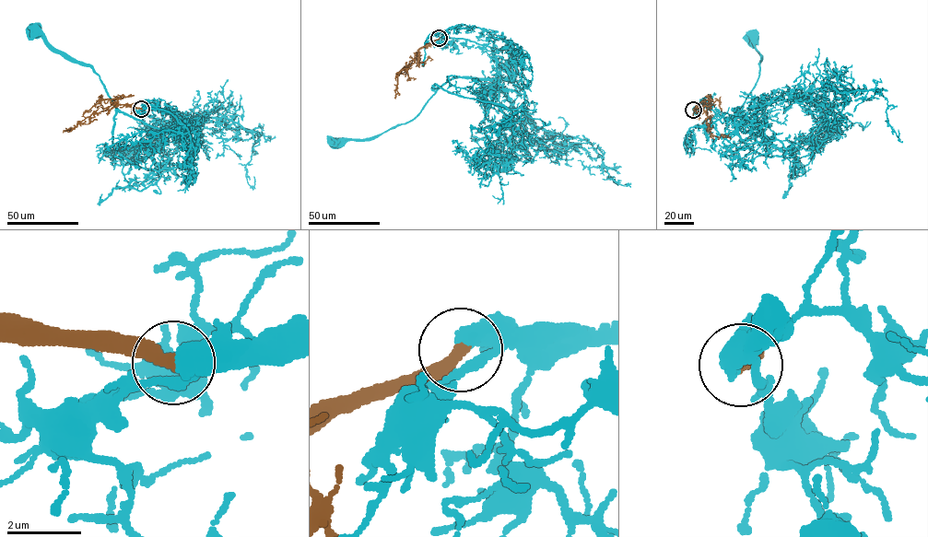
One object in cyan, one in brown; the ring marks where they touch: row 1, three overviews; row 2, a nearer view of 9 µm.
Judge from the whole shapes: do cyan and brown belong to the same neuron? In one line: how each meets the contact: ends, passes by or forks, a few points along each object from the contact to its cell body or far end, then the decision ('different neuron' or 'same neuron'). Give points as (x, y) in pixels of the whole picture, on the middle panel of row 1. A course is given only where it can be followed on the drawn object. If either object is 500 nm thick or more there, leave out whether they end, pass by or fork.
cyan via (440, 38), (482, 45), (496, 60), (497, 75), (451, 78), (411, 120), (372, 138), (349, 139), (337, 146) | brown via (440, 38), (422, 46), (414, 63), (400, 72), (395, 99) | same neuron

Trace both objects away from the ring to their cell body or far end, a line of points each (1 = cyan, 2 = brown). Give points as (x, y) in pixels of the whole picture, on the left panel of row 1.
1: (141, 109), (169, 110), (183, 128), (159, 129), (126, 115), (114, 105), (92, 68), (56, 51), (34, 32)
2: (141, 109), (117, 102), (105, 110), (93, 113), (71, 131), (69, 128), (63, 132)

